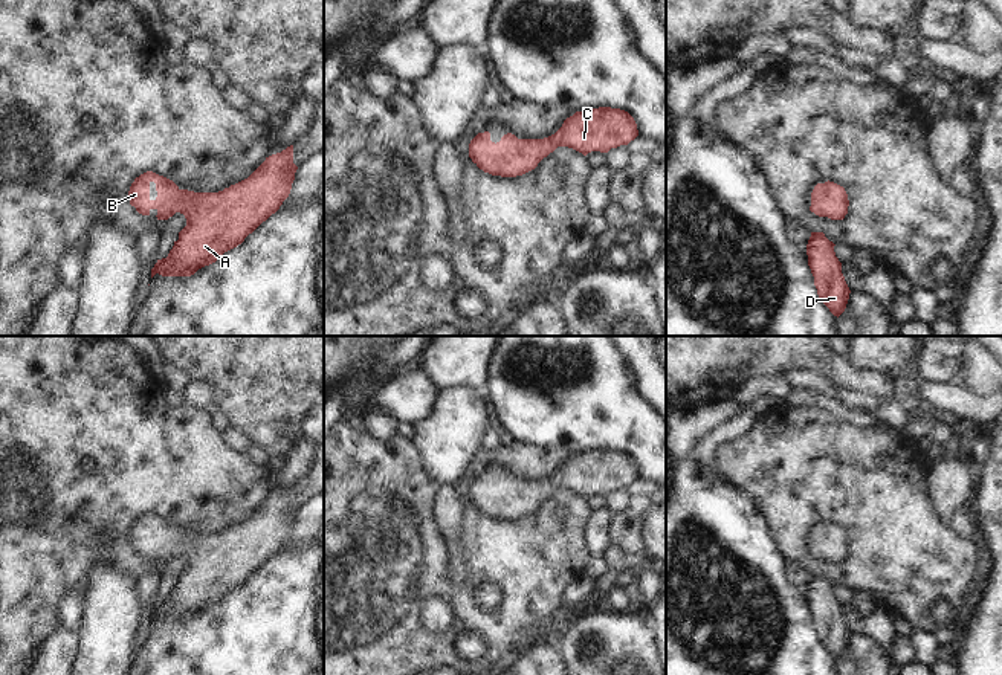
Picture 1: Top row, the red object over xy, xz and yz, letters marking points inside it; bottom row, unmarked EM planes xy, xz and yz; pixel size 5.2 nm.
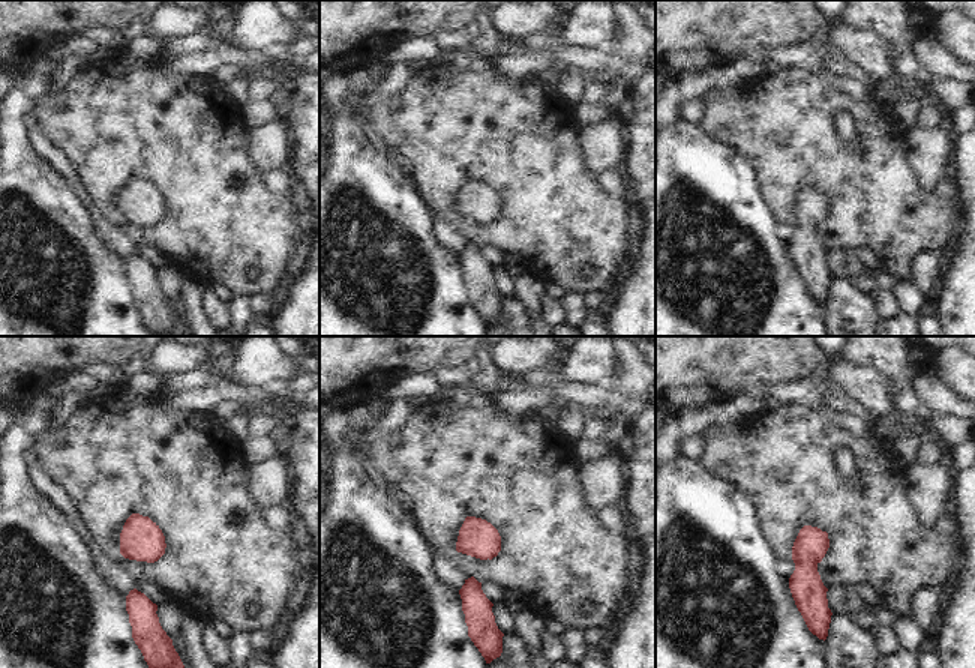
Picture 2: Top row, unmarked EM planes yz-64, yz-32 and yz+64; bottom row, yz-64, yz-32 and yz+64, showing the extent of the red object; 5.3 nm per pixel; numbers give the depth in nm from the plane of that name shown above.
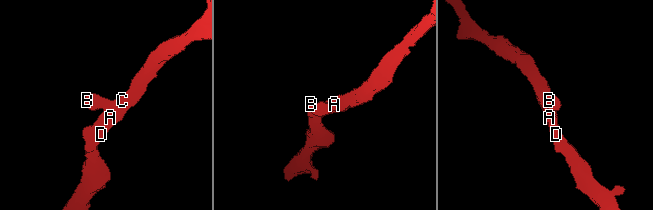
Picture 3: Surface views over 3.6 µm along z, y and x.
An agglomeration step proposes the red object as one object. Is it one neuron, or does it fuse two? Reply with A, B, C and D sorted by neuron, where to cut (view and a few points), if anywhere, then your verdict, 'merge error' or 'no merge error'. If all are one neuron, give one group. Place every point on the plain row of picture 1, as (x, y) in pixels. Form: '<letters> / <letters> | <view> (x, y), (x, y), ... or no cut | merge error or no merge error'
A B C D | no cut | no merge error

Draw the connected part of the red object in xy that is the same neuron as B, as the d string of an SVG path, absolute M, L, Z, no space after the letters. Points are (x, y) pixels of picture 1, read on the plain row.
M293 487L281 495L266 499L266 502L244 522L231 527L218 535L194 535L180 531L173 522L147 513L134 521L130 528L130 547L142 557L157 553L157 562L168 562L176 554L186 560L186 568L179 574L179 582L166 600L157 602L151 611L151 620L162 618L191 618L199 611L215 605L225 594L237 589L263 564L275 556L289 539L295 515Z

